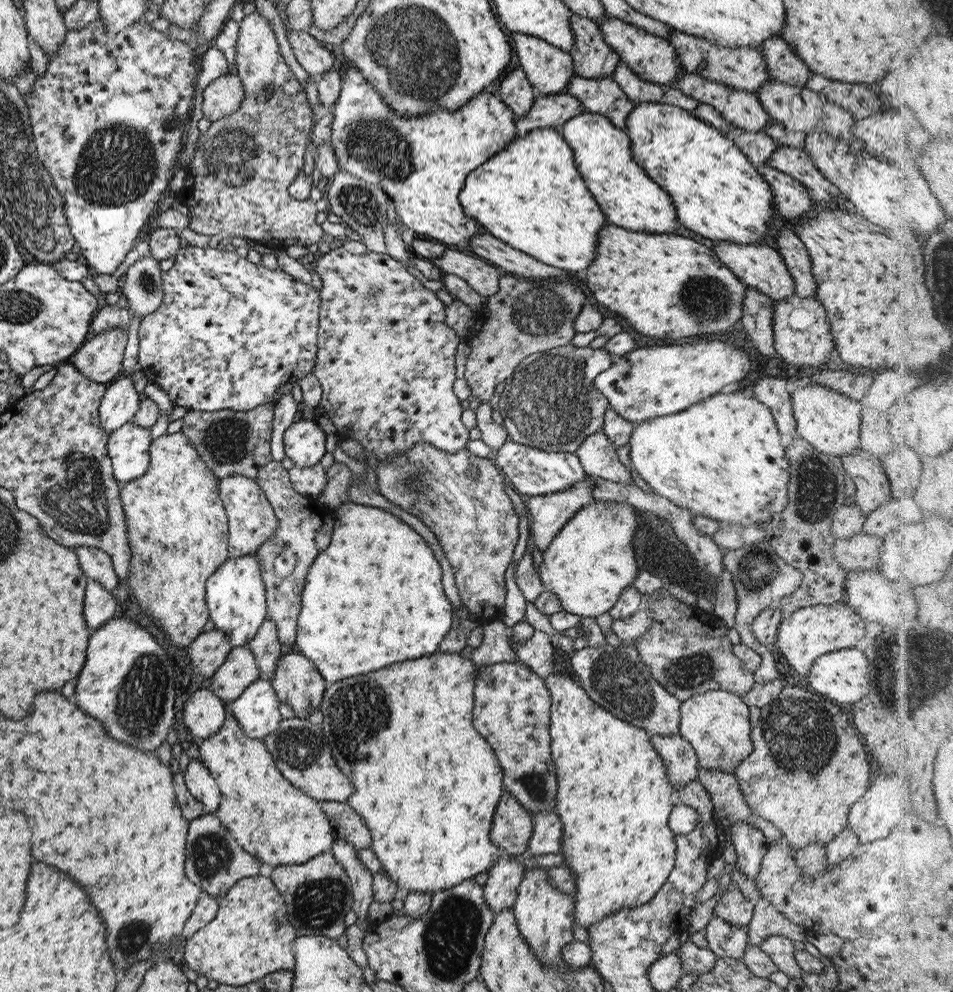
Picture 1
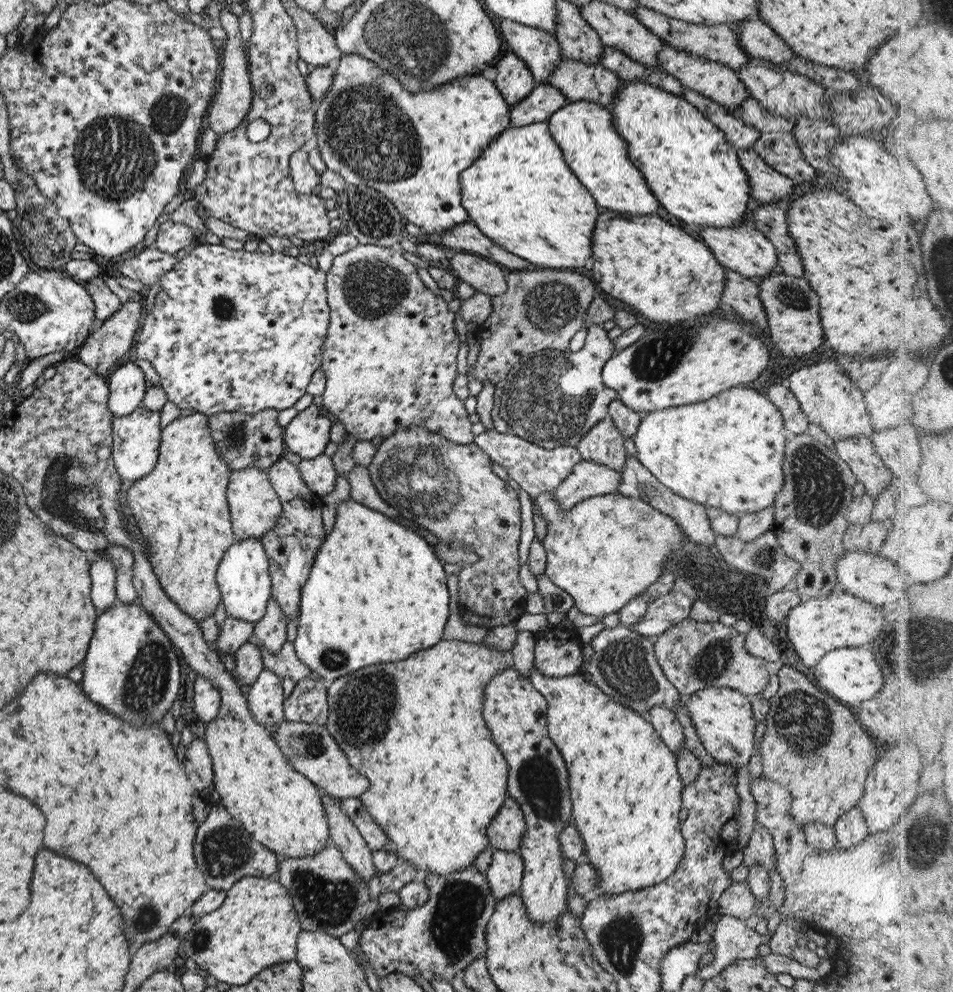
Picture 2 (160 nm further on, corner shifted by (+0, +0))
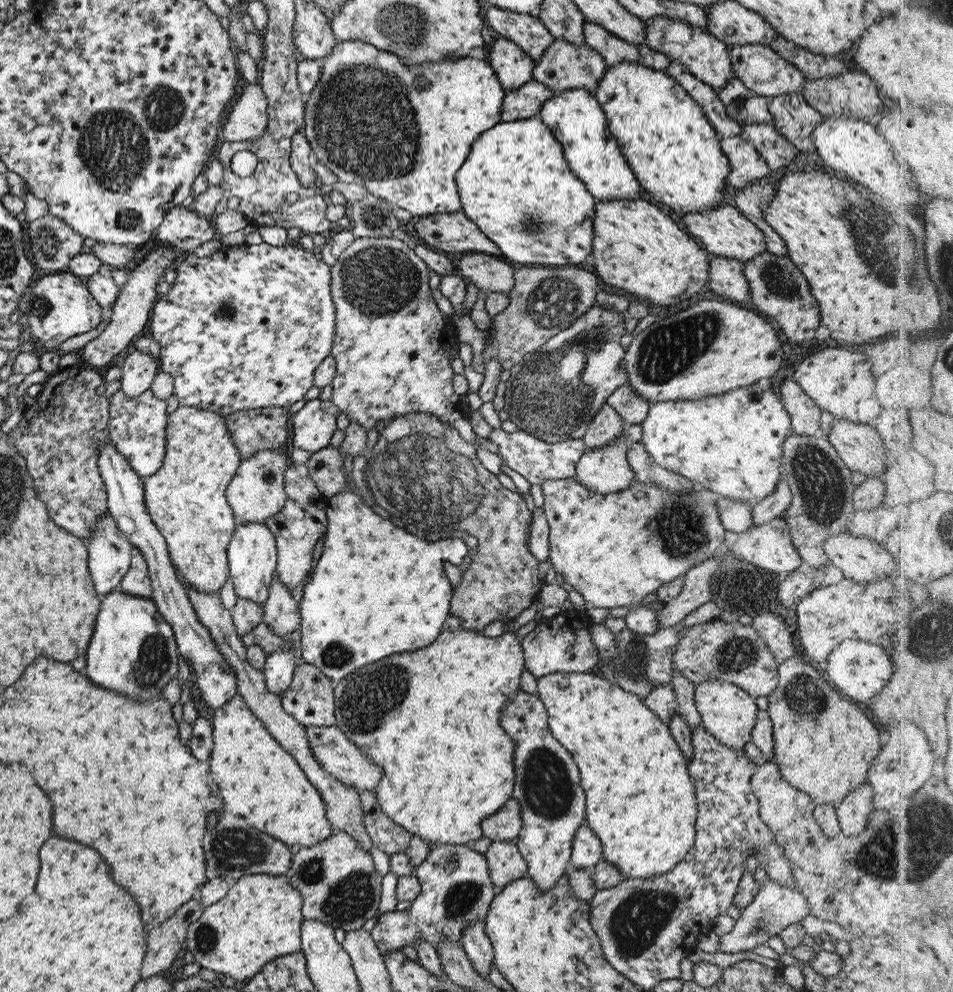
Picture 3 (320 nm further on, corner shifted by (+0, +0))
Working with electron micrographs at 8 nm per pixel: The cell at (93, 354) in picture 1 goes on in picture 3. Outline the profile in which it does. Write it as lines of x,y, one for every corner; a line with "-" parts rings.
160,244
157,248
153,248
143,260
134,264
134,268
127,271
125,283
119,287
117,298
109,308
109,321
105,325
105,329
80,348
80,360
83,364
89,364
91,368
105,366
109,360
113,360
113,356
117,356
121,350
127,348
126,344
129,344
135,336
141,334
141,330
145,328
145,324
149,320
149,310
152,309
159,295
155,289
157,278
163,279
165,269
175,267
175,258
173,250

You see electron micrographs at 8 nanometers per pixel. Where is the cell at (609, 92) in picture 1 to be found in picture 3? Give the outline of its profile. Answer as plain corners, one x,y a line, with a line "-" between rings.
554,38
542,52
541,58
534,62
532,78
554,92
560,93
564,90
582,88
594,94
598,80
606,68
607,65
601,55
589,45
576,45
563,39

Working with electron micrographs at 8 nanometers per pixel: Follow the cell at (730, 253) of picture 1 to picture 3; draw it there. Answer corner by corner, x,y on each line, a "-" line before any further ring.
721,202
717,208
701,212
701,214
687,212
682,216
681,221
687,227
689,235
695,236
711,257
731,258
731,260
742,263
766,251
763,233
749,220
746,220
735,207
729,206
727,202

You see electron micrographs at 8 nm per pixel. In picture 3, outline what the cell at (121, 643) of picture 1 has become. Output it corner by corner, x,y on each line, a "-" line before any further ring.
115,588
100,601
94,631
84,654
83,672
87,680
103,688
135,700
149,700
161,694
161,688
177,675
177,655
172,628
160,616
154,602

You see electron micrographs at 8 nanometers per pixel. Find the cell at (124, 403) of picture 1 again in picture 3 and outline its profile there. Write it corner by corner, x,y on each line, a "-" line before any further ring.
131,352
120,367
122,375
119,384
122,394
128,397
139,396
150,388
154,376
158,373
158,361
149,353

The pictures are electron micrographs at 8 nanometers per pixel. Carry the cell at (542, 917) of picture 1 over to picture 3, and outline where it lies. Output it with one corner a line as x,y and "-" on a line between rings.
519,691
503,705
500,720
503,730
513,742
514,785
512,798
519,806
522,820
521,830
513,840
526,862
525,874
541,891
550,889
558,878
570,868
571,841
579,826
585,824
585,793
580,787
580,774
572,756
551,734
544,706
538,697

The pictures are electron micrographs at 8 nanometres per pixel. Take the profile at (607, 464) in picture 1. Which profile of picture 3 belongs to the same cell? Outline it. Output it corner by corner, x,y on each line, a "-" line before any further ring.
606,401
598,408
581,438
584,442
584,448
602,447
617,438
624,429
622,418

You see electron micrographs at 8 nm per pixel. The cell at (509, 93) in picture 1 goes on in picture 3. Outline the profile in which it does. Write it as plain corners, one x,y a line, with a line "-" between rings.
499,35
489,50
487,60
494,70
495,76
503,92
515,90
525,81
532,78
534,62
526,52
523,52
513,41

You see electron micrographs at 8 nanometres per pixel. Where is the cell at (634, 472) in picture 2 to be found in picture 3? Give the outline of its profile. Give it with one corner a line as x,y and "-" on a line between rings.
641,441
630,442
626,452
626,459
631,467
635,480
653,483
661,488
683,492
691,488
691,482
679,474
673,474
659,466
644,449

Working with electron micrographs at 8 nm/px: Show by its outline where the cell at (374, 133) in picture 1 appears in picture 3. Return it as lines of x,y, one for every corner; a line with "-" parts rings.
348,40
334,44
327,56
320,60
320,73
317,82
310,90
309,99
304,103
303,128
301,133
310,144
313,152
312,160
323,164
335,174
337,181
361,185
373,197
386,201
406,210
412,217
433,216
433,214
451,214
460,211
460,201
454,181
455,171
465,160
473,140
489,130
500,120
500,106
504,92
495,76
494,70
488,63
477,58
461,57
458,59
439,59
421,64
406,65
401,57
392,52
380,51
372,44
360,40

